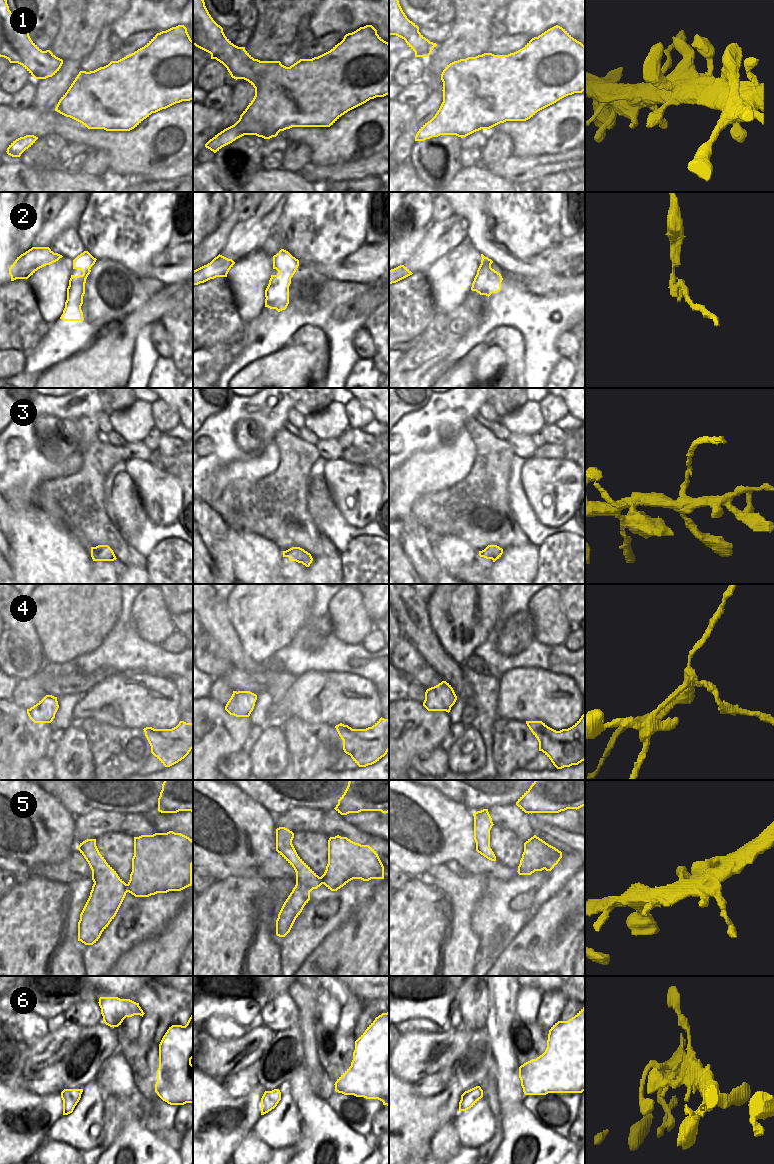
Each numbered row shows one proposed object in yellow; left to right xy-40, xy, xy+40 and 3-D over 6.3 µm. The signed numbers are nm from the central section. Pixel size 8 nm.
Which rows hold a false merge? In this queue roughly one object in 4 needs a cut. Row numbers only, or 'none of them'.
2, 3, 4

